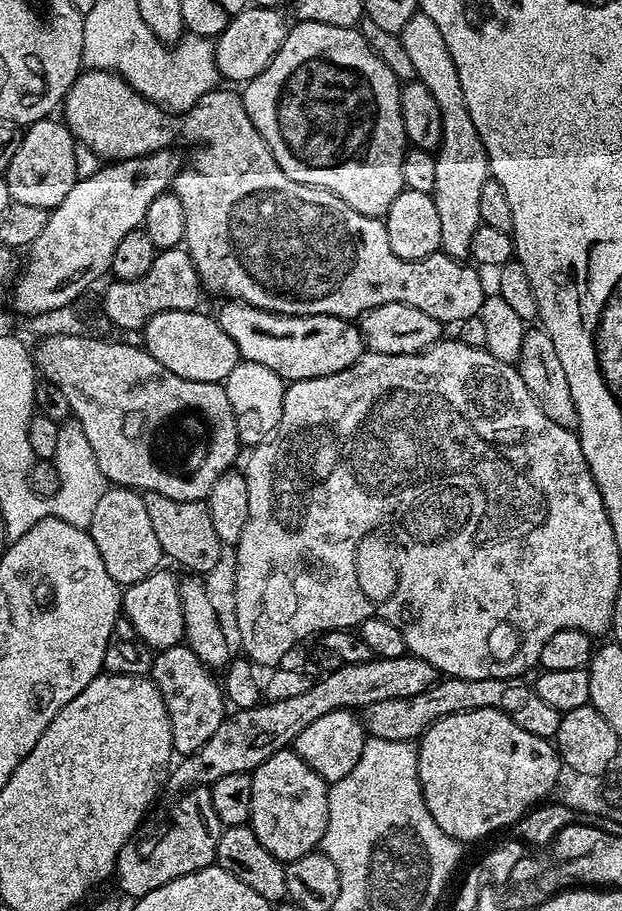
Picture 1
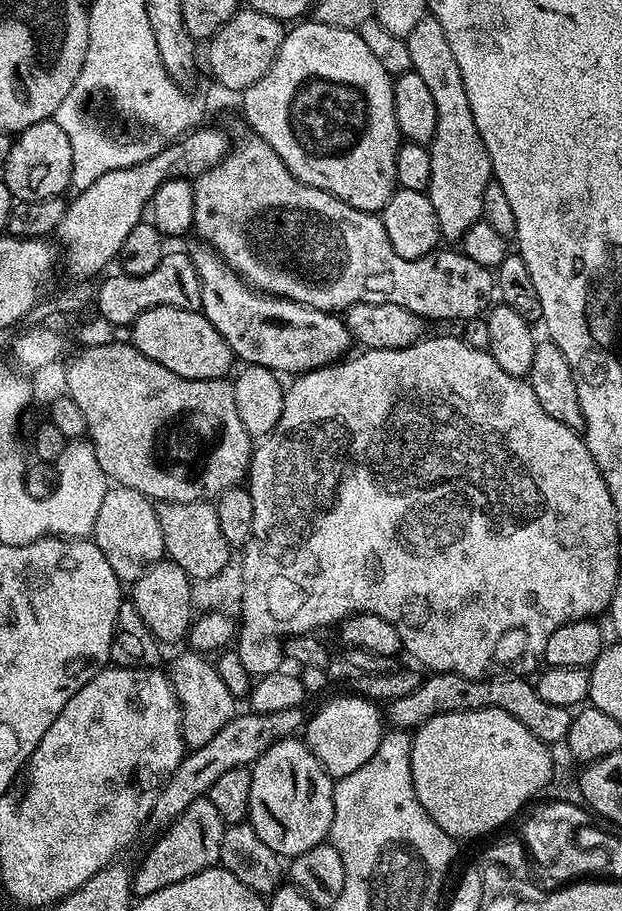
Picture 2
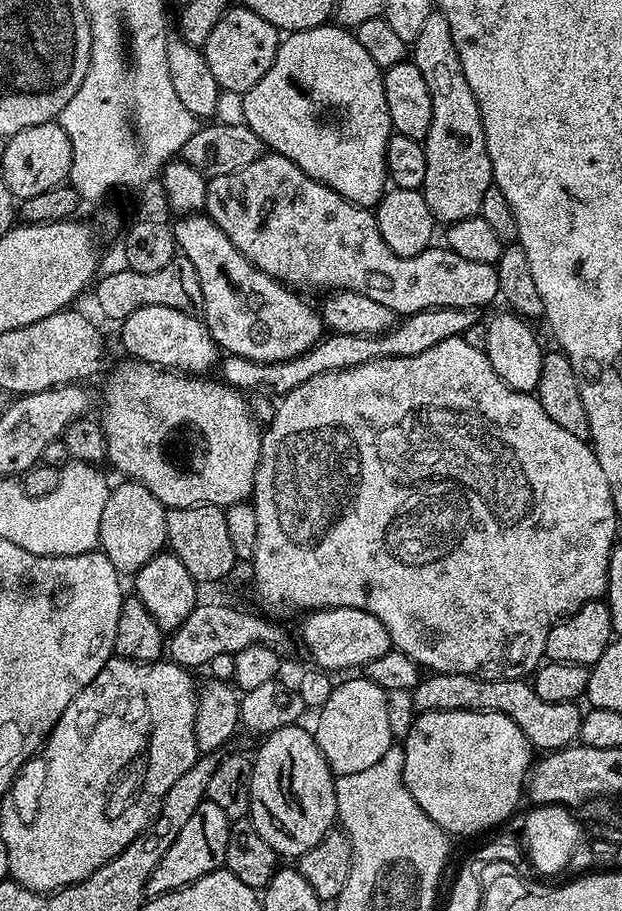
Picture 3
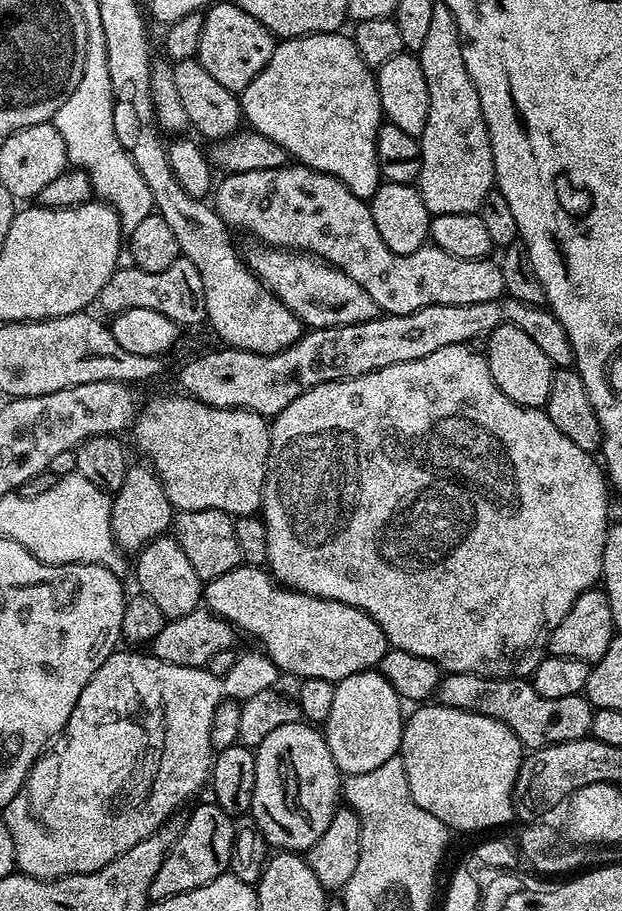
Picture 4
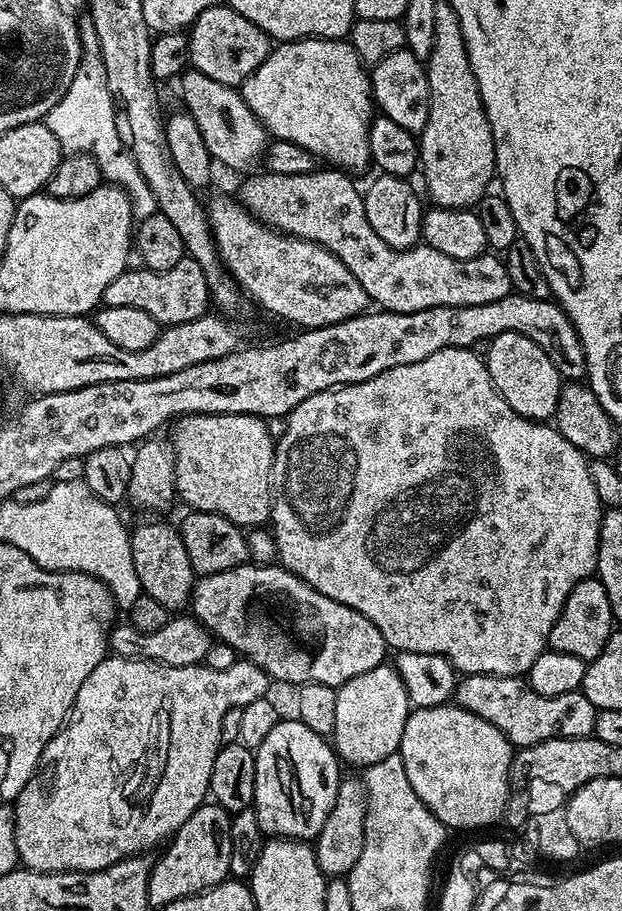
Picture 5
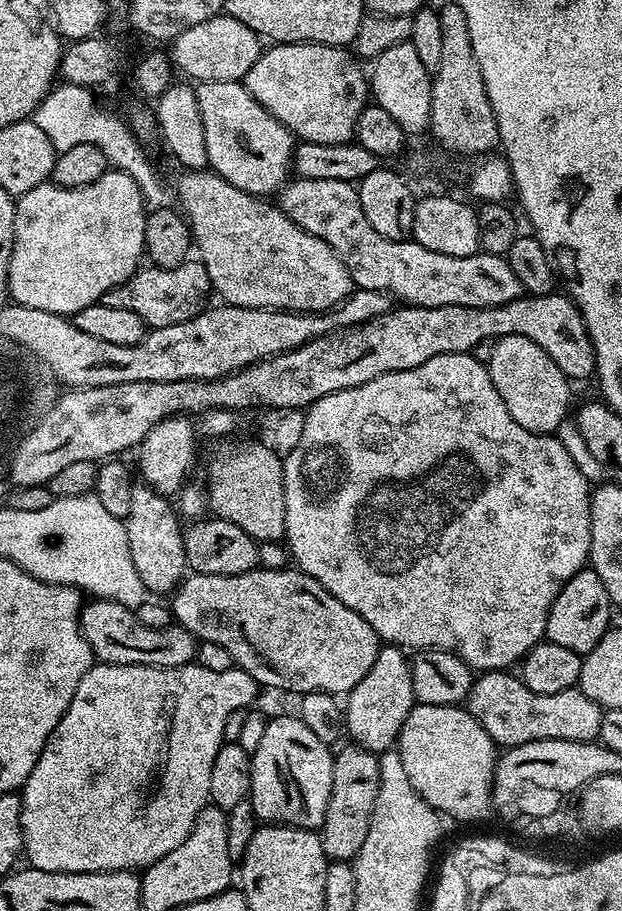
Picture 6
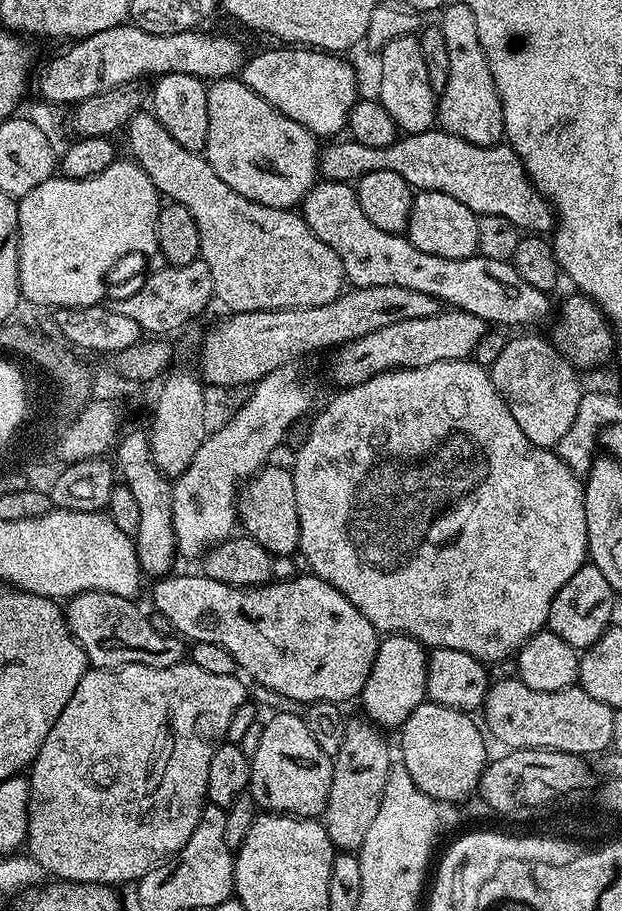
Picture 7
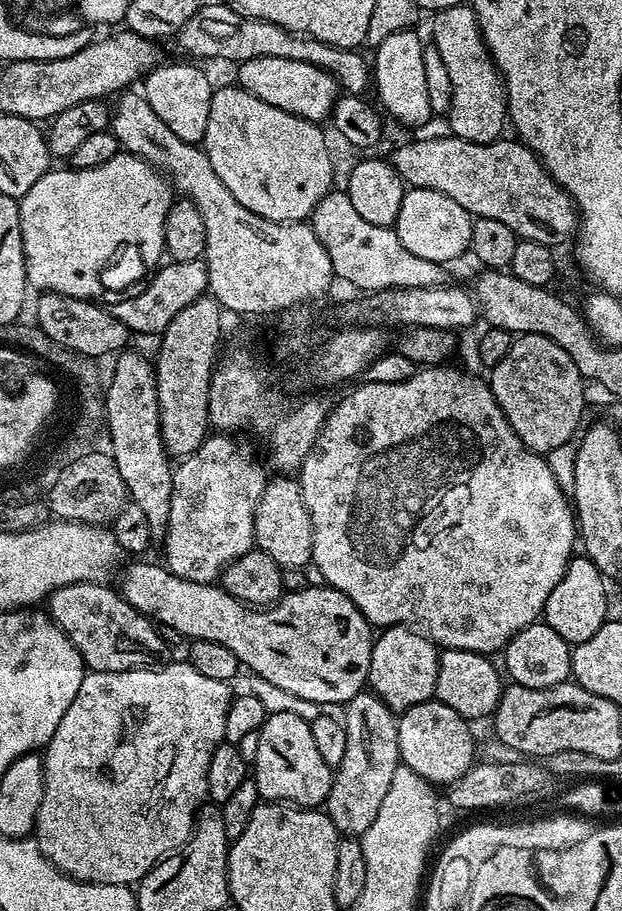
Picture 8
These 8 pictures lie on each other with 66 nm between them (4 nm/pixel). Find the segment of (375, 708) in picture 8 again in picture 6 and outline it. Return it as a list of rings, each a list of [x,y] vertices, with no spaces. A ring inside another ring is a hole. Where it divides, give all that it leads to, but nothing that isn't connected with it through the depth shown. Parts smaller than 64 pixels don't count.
[[[351,746],[335,753],[332,762],[332,793],[326,806],[326,818],[323,828],[319,829],[320,841],[326,850],[329,861],[355,861],[362,850],[362,842],[366,842],[366,834],[370,834],[370,818],[374,814],[374,802],[378,802],[378,786],[380,785],[380,762],[375,752],[367,752],[365,748]]]

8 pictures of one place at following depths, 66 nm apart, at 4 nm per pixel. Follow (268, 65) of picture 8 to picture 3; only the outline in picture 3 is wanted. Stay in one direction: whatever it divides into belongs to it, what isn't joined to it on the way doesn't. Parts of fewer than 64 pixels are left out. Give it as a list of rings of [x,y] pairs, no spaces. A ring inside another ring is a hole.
[[[326,23],[285,35],[270,70],[262,74],[250,91],[243,93],[242,100],[243,123],[275,155],[290,158],[310,178],[330,186],[359,208],[372,210],[379,204],[389,183],[386,146],[394,135],[390,110],[386,110],[384,73],[349,29]]]

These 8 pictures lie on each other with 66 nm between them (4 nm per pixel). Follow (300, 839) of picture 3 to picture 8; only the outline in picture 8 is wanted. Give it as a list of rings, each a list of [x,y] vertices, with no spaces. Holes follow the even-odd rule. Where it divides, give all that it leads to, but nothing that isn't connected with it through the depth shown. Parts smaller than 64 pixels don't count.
[[[274,712],[264,719],[259,734],[254,779],[261,801],[320,808],[332,789],[334,769],[326,766],[322,754],[318,754],[318,746],[314,746],[314,734],[310,734],[309,721],[298,718],[298,714]]]

